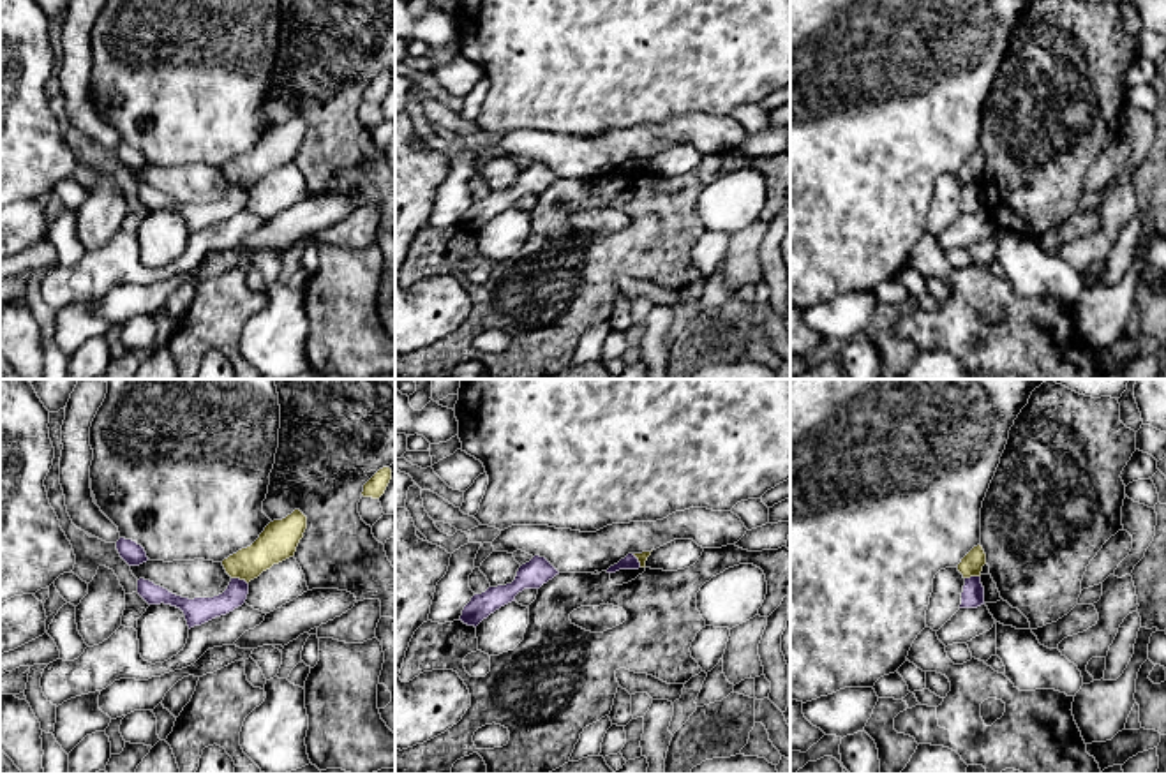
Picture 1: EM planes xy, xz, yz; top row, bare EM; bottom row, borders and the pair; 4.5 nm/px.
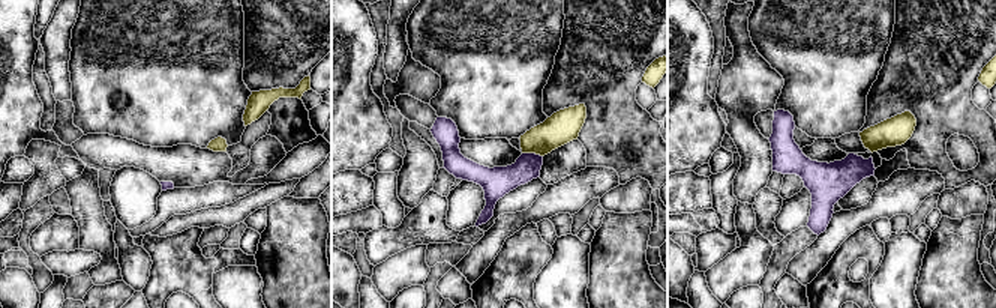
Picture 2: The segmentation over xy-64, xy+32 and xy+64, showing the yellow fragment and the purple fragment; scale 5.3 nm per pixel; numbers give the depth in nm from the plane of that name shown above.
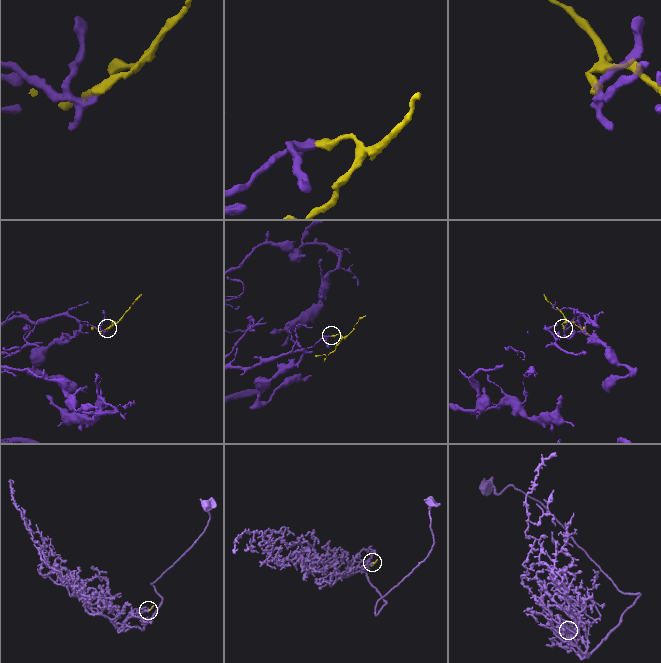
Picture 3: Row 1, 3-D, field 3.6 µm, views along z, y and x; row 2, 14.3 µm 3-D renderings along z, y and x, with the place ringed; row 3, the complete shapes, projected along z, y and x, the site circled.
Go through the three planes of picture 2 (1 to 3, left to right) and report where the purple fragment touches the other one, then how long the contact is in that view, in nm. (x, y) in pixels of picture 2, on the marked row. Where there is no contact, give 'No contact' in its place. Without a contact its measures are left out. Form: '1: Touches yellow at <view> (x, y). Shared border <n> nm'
1: No contact
2: Touches yellow at xy+32 (533, 152). Shared border 110 nm
3: No contact

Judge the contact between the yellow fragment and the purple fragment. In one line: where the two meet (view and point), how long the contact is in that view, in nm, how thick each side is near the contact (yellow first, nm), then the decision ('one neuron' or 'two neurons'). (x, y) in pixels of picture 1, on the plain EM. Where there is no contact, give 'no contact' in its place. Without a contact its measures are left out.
meets yellow in xy at (240, 184); contact 90 nm long; 170 nm thick on the yellow side, 120 nm on the other; two neurons

